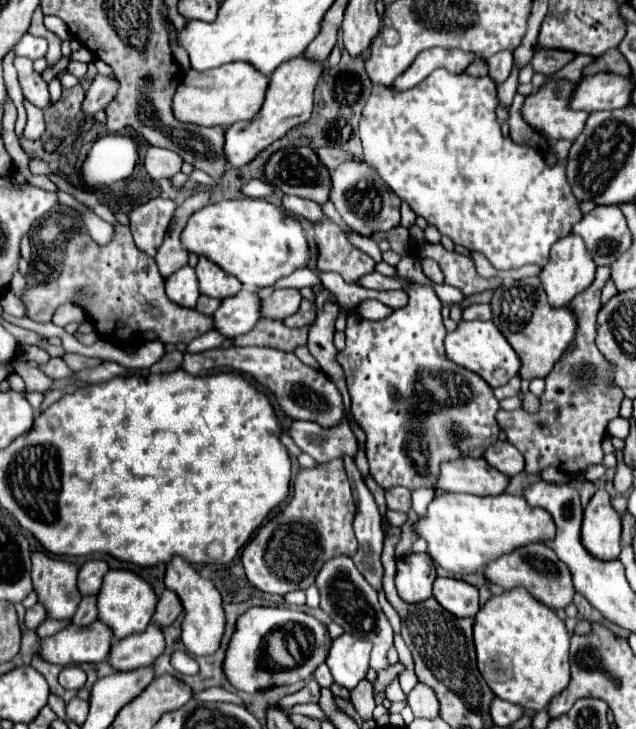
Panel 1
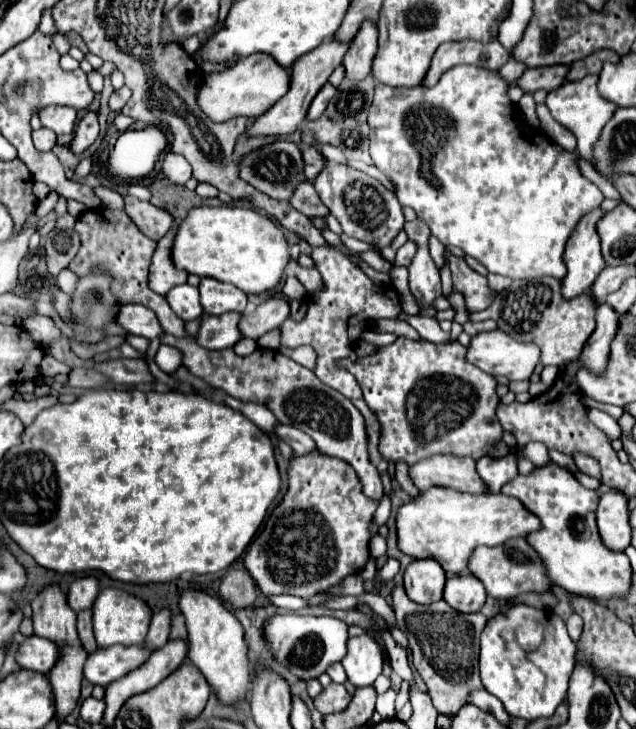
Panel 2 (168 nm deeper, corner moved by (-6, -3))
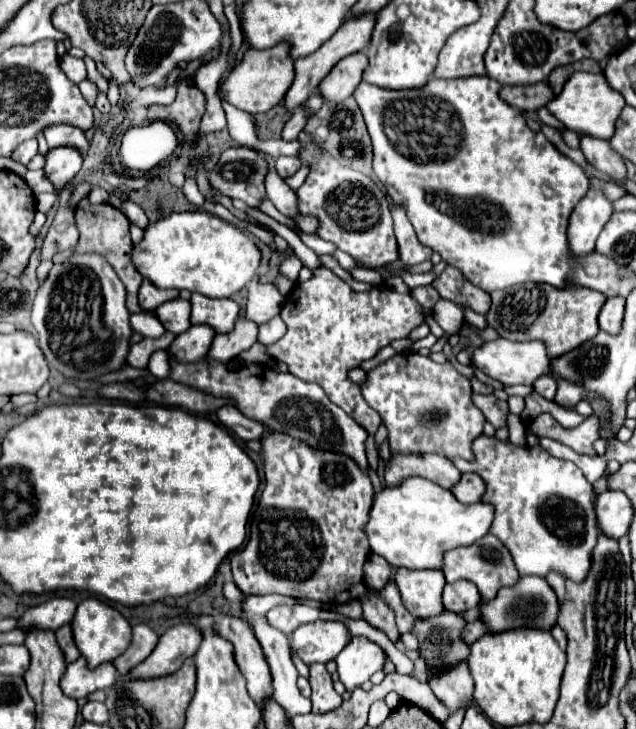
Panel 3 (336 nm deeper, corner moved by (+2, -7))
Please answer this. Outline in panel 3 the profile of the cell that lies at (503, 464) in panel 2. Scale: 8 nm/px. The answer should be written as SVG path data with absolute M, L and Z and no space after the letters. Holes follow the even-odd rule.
M462 474L458 484L450 488L450 492L460 500L462 504L476 504L484 494L484 482L476 474Z

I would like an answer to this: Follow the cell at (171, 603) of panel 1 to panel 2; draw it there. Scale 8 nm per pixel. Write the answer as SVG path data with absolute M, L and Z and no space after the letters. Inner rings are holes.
M162 610L158 614L154 614L152 624L150 624L150 632L146 636L146 644L160 648L168 642L170 636L170 628L172 628L172 612L170 610Z

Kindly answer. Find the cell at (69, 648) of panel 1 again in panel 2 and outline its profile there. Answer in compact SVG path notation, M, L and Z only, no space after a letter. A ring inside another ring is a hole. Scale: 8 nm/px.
M30 636L26 642L20 644L16 652L16 662L34 672L48 674L52 666L56 666L56 660L60 658L58 644L52 644L52 640L44 640L38 636Z

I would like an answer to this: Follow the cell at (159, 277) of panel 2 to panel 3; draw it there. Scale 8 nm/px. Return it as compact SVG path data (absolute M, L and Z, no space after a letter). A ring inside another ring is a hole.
M148 280L142 282L140 294L138 294L138 302L140 302L140 308L144 312L154 312L160 304L164 304L164 302L168 302L172 298L178 298L178 290L160 290L160 288L154 288Z

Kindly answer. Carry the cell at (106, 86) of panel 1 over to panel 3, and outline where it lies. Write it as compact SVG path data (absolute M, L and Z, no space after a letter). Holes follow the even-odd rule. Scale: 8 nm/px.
M54 148L46 154L44 174L52 182L54 190L62 190L82 168L82 156L74 148ZM50 156L50 158L48 158Z

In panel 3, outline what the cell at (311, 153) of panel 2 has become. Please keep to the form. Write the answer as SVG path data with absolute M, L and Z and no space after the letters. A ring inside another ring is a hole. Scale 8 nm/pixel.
M280 156L276 158L276 170L282 178L292 176L296 170L300 168L300 160L298 158L290 158L290 156Z

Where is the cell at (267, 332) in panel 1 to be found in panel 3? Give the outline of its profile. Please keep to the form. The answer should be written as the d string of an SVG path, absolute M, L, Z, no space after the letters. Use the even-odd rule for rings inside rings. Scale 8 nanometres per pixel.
M318 268L310 280L294 286L292 296L286 296L280 316L287 327L286 336L266 346L268 356L288 364L294 376L322 386L334 404L352 416L368 434L376 434L382 420L366 404L360 386L348 378L348 372L420 326L424 322L422 306L410 294L398 294L392 288L382 290L376 286L370 292L356 294L328 268Z

